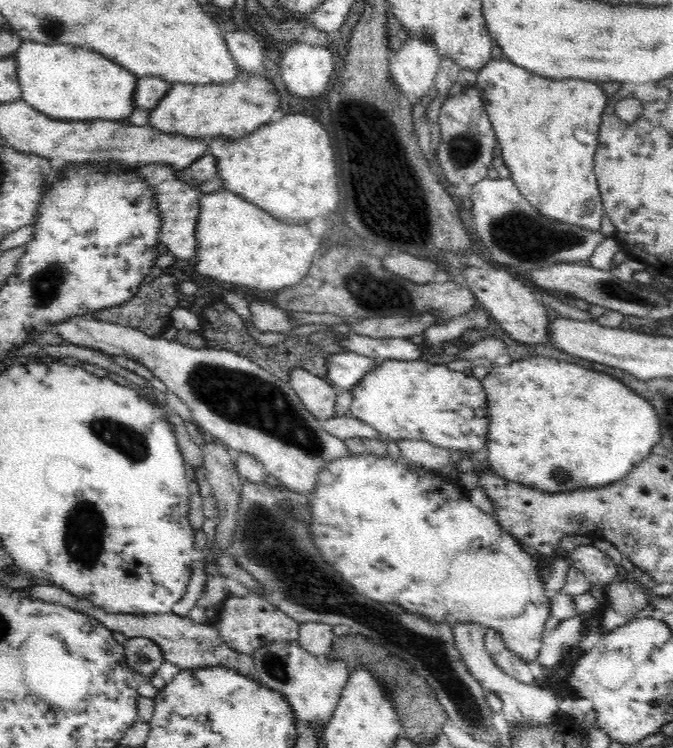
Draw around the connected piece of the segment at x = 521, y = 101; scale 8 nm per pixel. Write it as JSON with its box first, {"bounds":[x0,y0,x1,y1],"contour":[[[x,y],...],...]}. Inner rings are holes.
{"bounds":[474,58,609,232],"contour":[[[506,58],[491,59],[484,68],[480,68],[477,78],[474,86],[481,93],[484,109],[502,152],[502,160],[520,194],[540,215],[554,222],[570,224],[570,227],[580,227],[588,232],[598,232],[605,210],[592,164],[596,156],[594,152],[598,148],[602,116],[609,100],[606,92],[599,84],[590,81],[552,81],[542,78]]]}

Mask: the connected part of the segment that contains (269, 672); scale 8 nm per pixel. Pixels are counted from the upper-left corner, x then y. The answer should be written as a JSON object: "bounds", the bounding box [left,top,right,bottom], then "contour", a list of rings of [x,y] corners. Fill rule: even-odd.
{"bounds":[248,640,349,732],"contour":[[[283,640],[270,642],[270,644],[258,648],[252,654],[252,658],[254,661],[254,672],[248,678],[263,683],[263,686],[280,693],[286,699],[286,703],[290,705],[291,712],[293,712],[295,720],[297,720],[299,732],[304,731],[308,724],[311,724],[311,726],[325,726],[325,724],[328,724],[328,720],[332,718],[332,714],[334,714],[340,703],[342,690],[344,690],[349,678],[347,664],[342,659],[328,661],[325,657],[314,656],[307,650],[304,650],[297,640],[292,640],[292,642],[284,642]]]}

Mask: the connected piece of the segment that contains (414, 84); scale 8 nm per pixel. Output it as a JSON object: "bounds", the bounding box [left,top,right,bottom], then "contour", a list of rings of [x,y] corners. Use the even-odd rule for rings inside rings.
{"bounds":[389,36,442,100],"contour":[[[408,36],[406,44],[396,51],[389,60],[389,78],[392,79],[392,83],[400,93],[413,95],[422,100],[435,86],[436,74],[438,74],[441,60],[442,58],[431,40]]]}

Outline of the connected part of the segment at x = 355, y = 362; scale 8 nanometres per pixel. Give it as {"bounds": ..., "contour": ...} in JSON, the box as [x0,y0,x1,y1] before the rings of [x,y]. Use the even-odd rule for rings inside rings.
{"bounds":[326,351,379,391],"contour":[[[344,351],[330,356],[326,362],[327,378],[338,391],[350,390],[358,384],[366,373],[378,366],[379,360],[370,356],[360,356],[355,352]]]}

